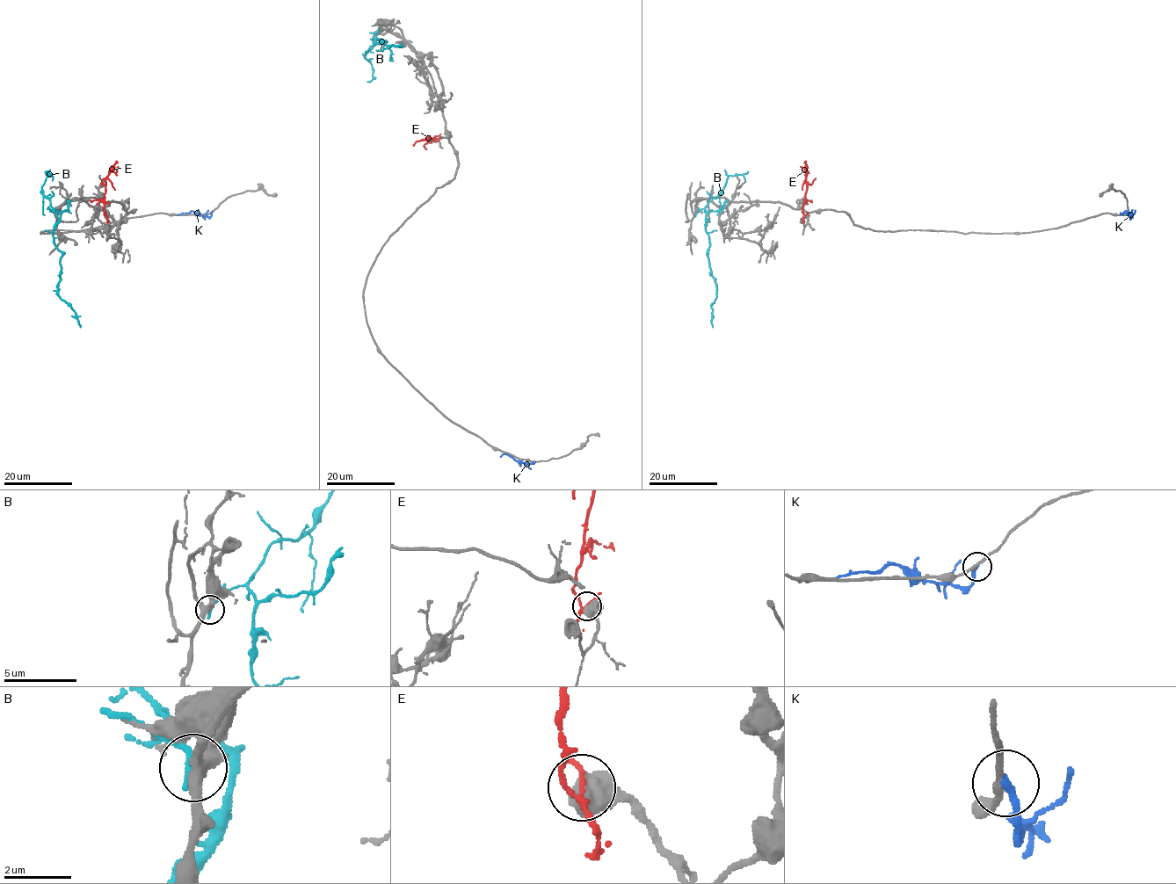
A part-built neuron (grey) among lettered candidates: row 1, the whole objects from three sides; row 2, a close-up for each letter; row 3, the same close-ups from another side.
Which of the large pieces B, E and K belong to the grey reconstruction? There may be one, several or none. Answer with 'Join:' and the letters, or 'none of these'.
Join: none of these

